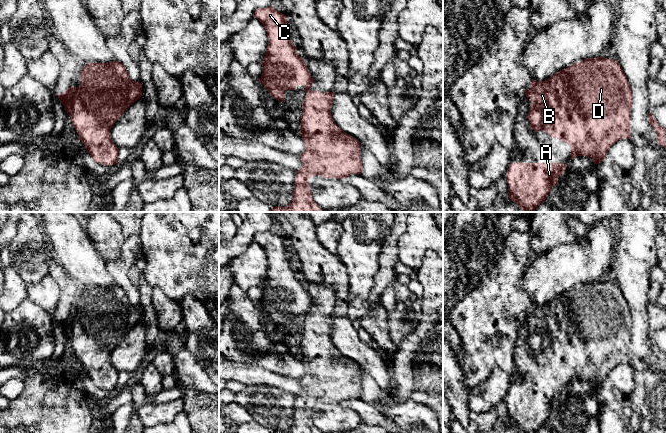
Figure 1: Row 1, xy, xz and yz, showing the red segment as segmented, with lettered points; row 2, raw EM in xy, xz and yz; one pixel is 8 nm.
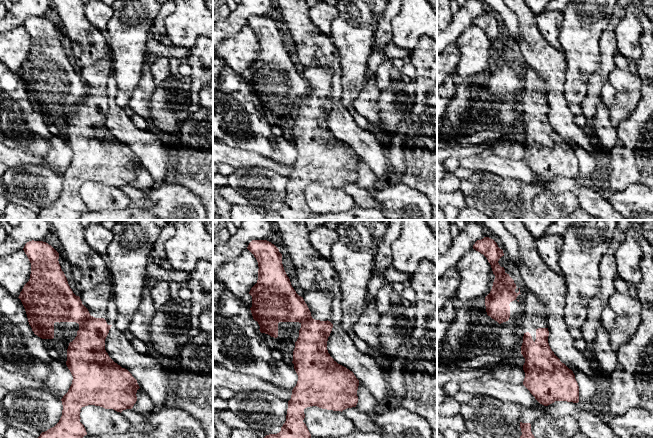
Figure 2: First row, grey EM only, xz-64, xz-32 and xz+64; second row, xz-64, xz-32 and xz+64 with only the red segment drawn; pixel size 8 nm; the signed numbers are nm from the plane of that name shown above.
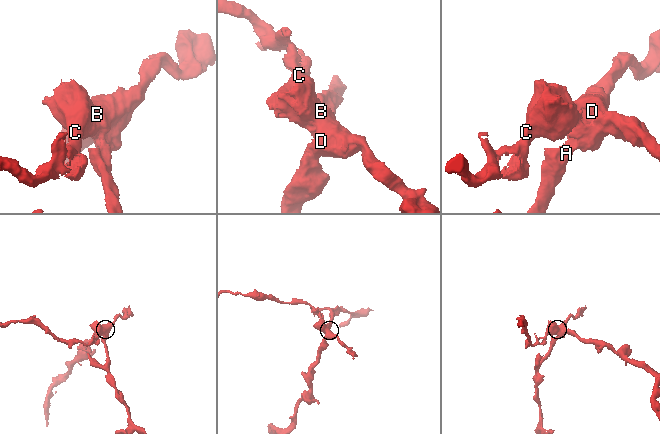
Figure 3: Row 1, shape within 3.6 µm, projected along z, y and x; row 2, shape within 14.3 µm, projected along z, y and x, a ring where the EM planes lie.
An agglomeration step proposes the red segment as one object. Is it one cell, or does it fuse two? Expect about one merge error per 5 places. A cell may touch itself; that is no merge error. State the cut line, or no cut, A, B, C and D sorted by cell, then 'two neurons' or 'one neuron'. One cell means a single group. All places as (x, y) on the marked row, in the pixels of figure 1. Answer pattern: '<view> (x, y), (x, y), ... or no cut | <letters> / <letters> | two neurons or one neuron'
no cut | A B C D | one neuron

